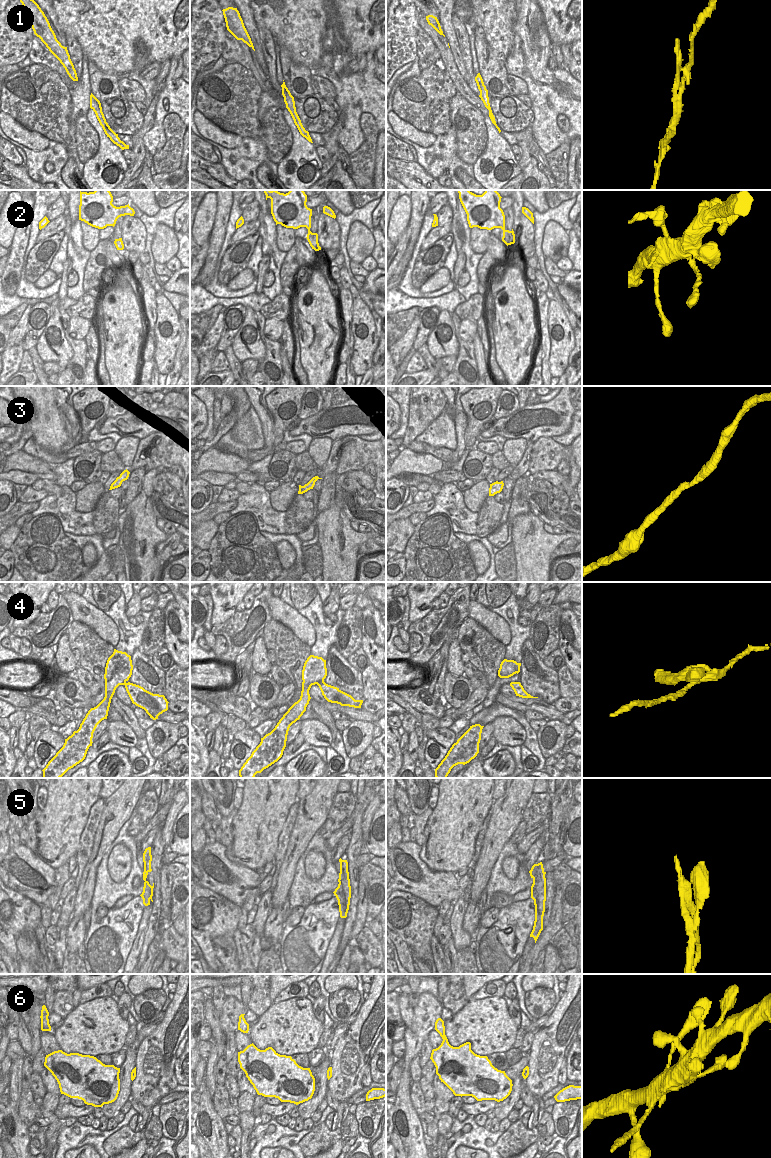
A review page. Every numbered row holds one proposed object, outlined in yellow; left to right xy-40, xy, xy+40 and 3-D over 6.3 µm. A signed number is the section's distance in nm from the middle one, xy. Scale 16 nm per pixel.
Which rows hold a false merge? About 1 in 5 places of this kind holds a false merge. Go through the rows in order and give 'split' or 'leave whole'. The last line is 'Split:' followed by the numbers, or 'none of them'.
1: split
2: leave whole
3: leave whole
4: leave whole
5: split
6: leave whole
Split: 1, 5

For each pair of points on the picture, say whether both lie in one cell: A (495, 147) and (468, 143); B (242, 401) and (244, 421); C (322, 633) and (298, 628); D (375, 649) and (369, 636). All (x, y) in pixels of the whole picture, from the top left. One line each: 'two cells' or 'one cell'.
A: two cells
B: one cell
C: two cells
D: one cell

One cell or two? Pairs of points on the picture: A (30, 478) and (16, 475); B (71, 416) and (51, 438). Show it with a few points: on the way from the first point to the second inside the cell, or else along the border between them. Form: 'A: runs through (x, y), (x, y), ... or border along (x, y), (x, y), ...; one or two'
A: runs through (27, 478), (19, 477); one
B: border along (55, 402), (67, 435), (67, 441), (62, 447); two

